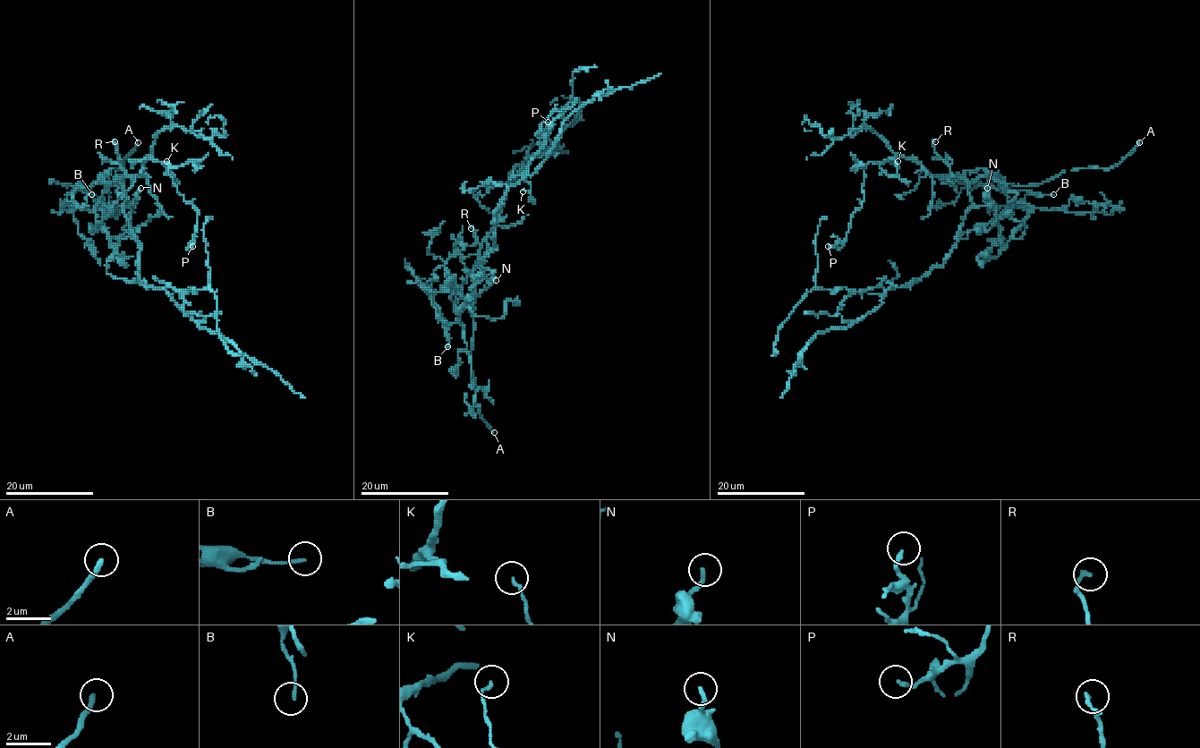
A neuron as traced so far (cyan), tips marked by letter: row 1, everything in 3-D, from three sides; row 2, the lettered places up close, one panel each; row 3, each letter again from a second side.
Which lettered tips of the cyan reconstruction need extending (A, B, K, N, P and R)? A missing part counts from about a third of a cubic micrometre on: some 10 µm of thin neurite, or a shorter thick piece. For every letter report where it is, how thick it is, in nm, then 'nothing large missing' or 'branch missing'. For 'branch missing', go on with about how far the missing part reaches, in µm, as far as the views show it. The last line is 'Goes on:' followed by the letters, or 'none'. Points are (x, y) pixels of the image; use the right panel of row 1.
A: place (1139, 142); calibre 220 nm; branch missing; missing 15 µm
B: place (1053, 194); calibre 140 nm; nothing large missing
K: place (897, 161); calibre 120 nm; nothing large missing
N: place (987, 188); calibre 190 nm; nothing large missing
P: place (828, 246); calibre 180 nm; nothing large missing
R: place (935, 141); calibre 180 nm; nothing large missing
Goes on: A

